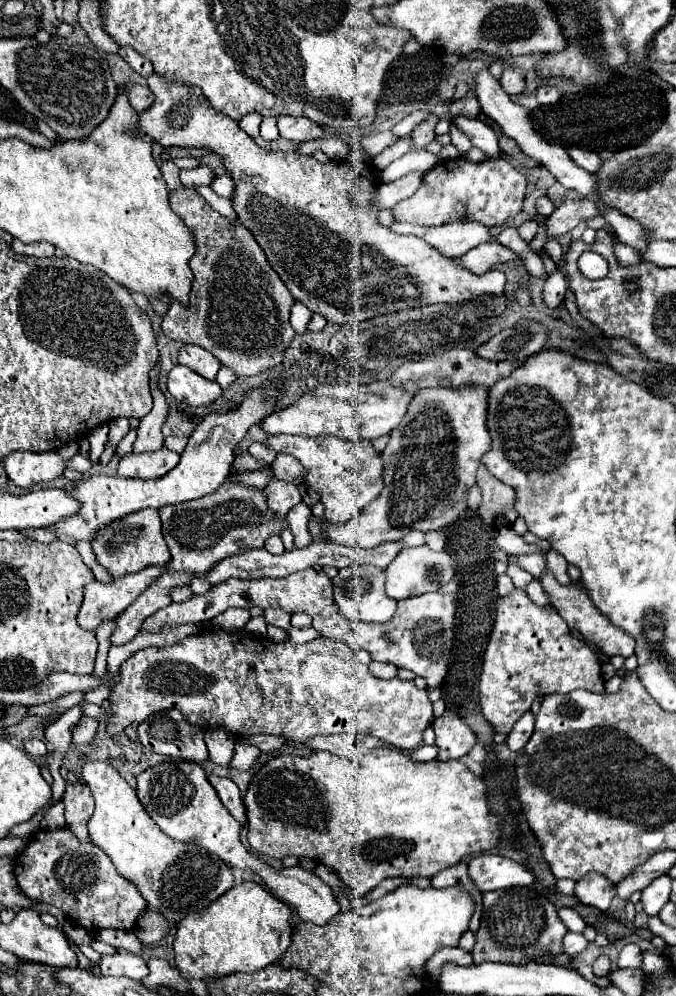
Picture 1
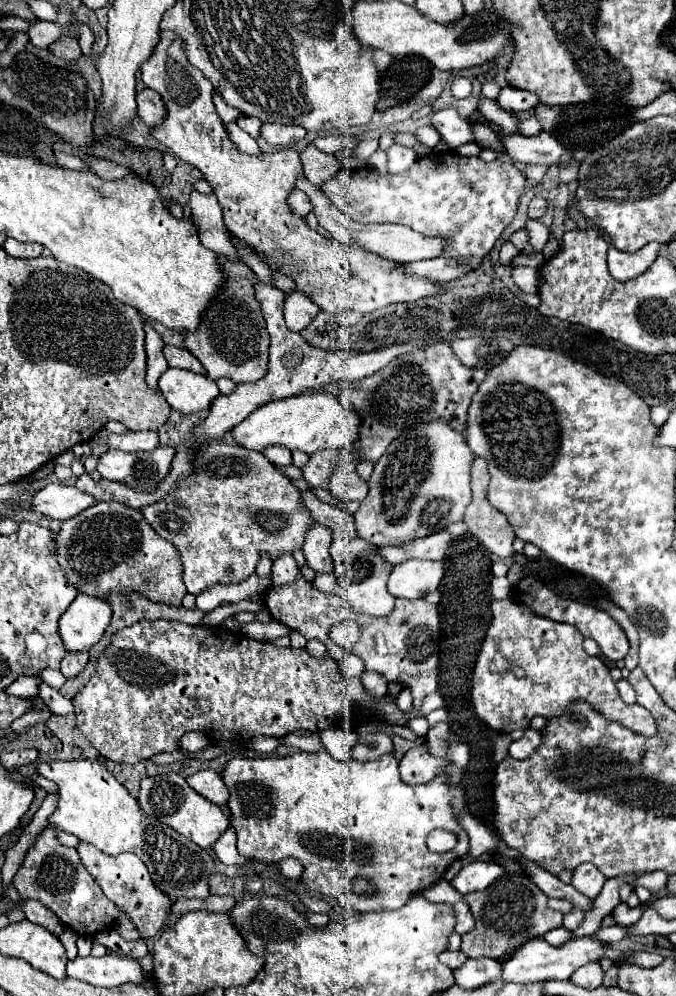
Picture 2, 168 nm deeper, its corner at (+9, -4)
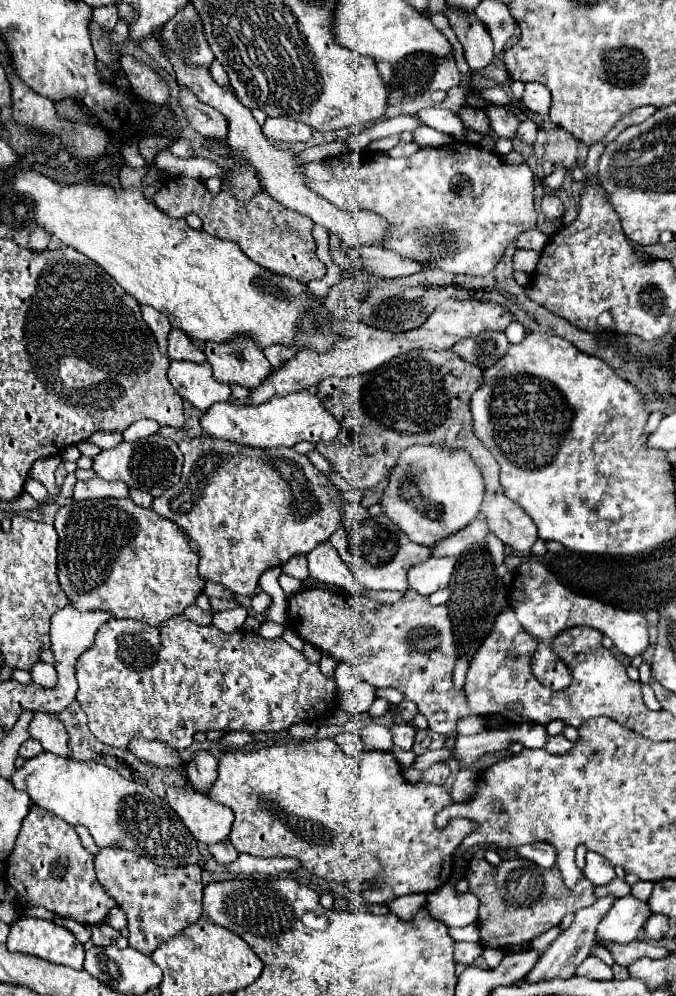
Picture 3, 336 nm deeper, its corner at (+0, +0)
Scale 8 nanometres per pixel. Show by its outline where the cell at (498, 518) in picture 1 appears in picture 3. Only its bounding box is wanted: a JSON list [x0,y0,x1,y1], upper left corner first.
[318,349,536,553]

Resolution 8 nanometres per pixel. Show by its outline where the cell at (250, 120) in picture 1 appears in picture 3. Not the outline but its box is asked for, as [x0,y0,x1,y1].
[210,61,230,89]

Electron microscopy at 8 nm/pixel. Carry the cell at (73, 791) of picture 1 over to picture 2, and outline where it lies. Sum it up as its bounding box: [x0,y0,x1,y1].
[77,843,173,939]

